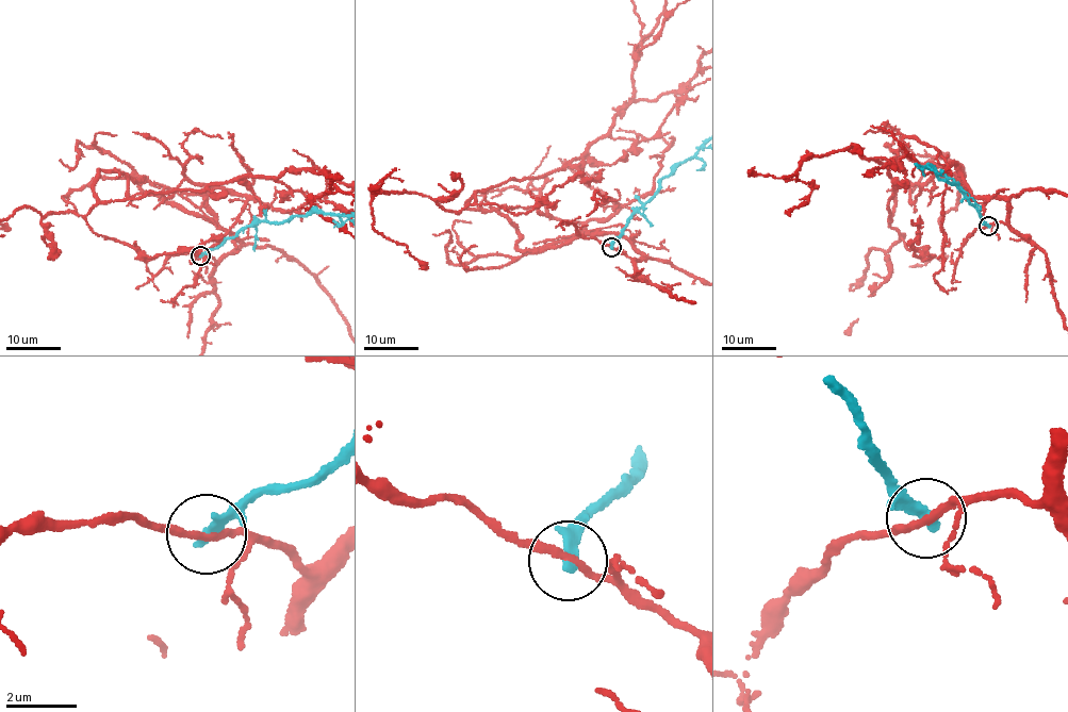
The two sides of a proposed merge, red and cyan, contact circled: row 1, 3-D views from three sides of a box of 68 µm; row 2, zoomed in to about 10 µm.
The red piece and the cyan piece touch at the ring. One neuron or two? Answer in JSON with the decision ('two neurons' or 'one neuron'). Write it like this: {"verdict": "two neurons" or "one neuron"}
{"verdict": "two neurons"}

